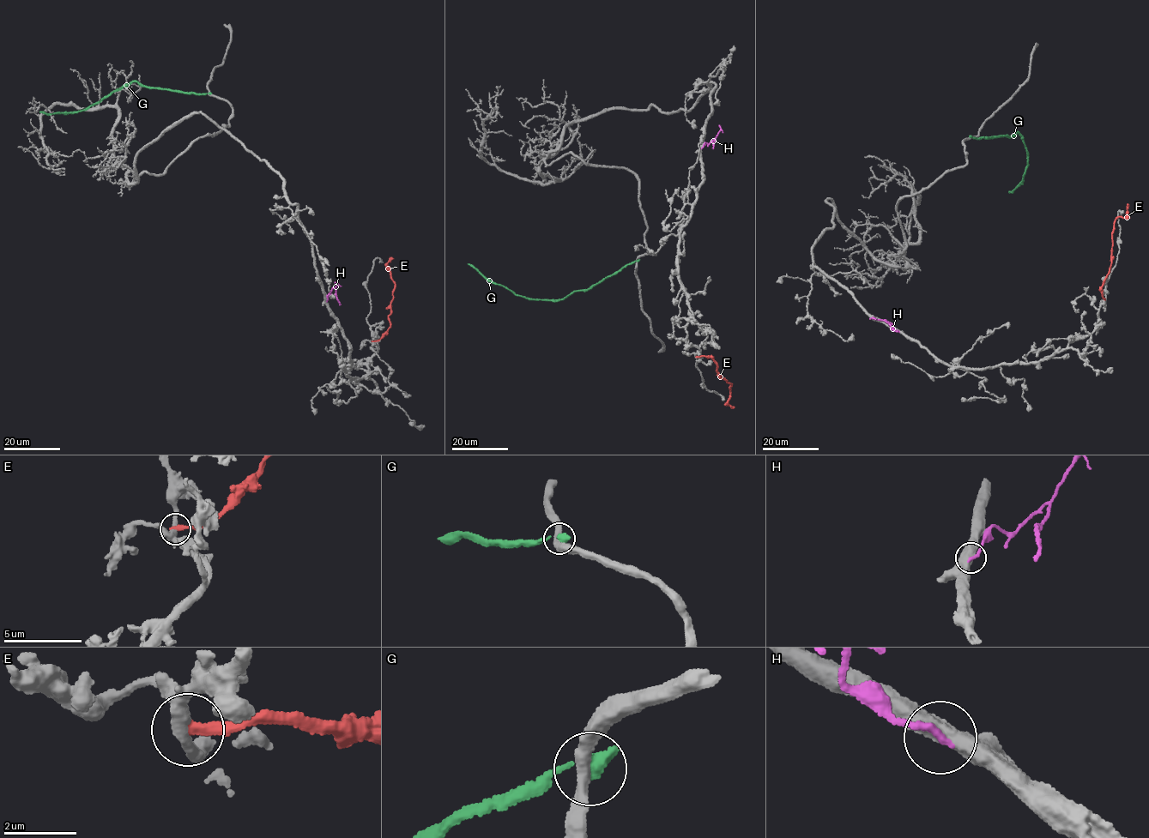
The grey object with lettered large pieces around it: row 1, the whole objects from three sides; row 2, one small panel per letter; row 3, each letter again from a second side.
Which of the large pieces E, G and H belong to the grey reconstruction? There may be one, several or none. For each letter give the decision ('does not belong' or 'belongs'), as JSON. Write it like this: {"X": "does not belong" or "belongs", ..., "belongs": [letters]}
{"E": "does not belong", "G": "does not belong", "H": "does not belong", "belongs": []}

